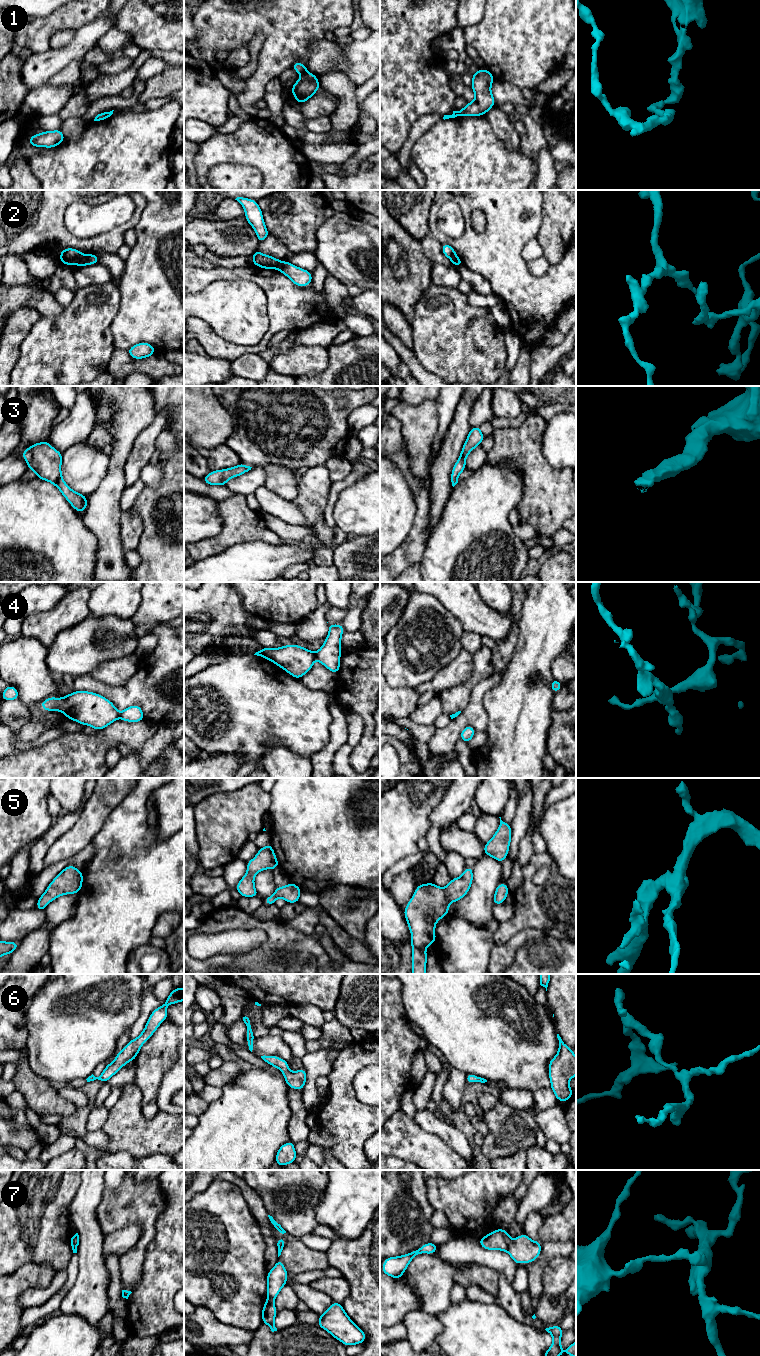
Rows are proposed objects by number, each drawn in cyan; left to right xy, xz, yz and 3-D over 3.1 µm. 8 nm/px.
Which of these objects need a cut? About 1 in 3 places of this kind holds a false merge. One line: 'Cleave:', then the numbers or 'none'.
Cleave: 1, 2, 4, 7

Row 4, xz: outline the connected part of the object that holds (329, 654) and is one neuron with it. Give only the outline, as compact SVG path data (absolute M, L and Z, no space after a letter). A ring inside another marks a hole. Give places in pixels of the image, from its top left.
M327 622L328 623L328 622ZM328 623L329 633L323 646L315 652L316 659L328 670L338 674L340 669L341 636L345 629L342 624L332 625Z

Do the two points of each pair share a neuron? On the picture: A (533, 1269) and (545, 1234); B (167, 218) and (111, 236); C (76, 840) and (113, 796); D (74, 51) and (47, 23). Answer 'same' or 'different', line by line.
A: different
B: different
C: same
D: different

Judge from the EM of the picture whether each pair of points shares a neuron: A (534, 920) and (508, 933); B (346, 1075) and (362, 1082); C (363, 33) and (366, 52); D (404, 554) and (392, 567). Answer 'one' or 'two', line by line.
A: one
B: two
C: two
D: one

